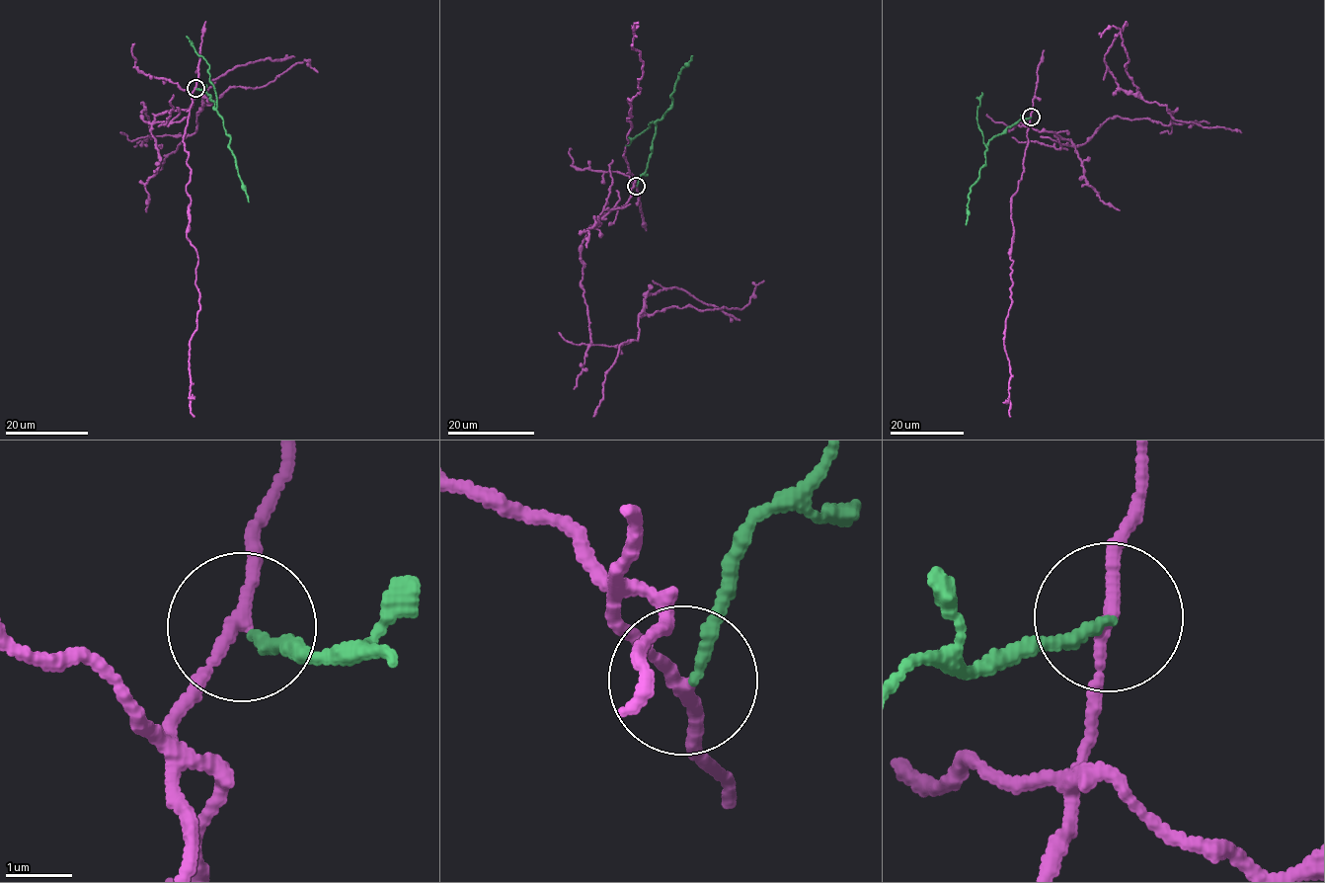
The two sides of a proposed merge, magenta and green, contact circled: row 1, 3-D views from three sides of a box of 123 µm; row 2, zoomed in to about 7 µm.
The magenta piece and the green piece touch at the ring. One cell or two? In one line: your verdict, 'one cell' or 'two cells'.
two cells

